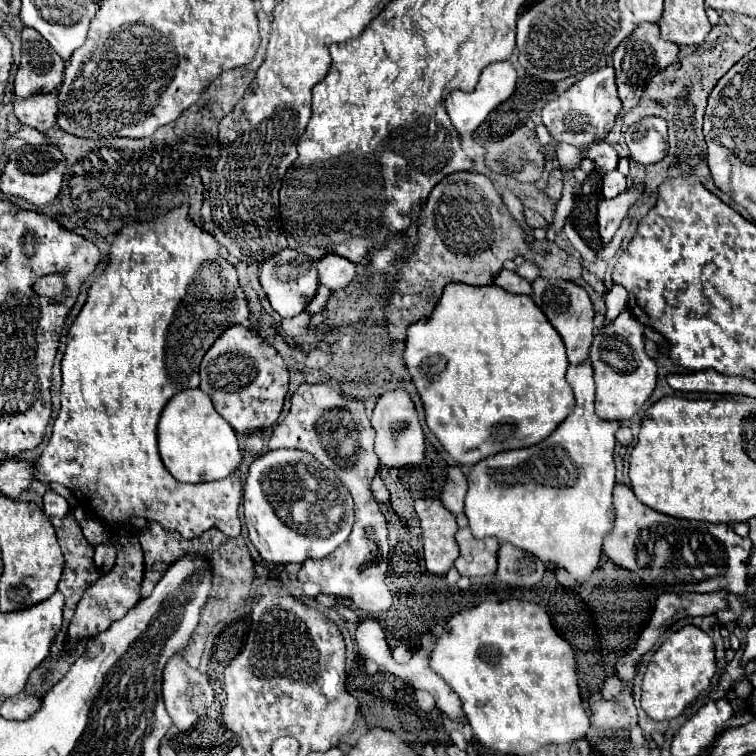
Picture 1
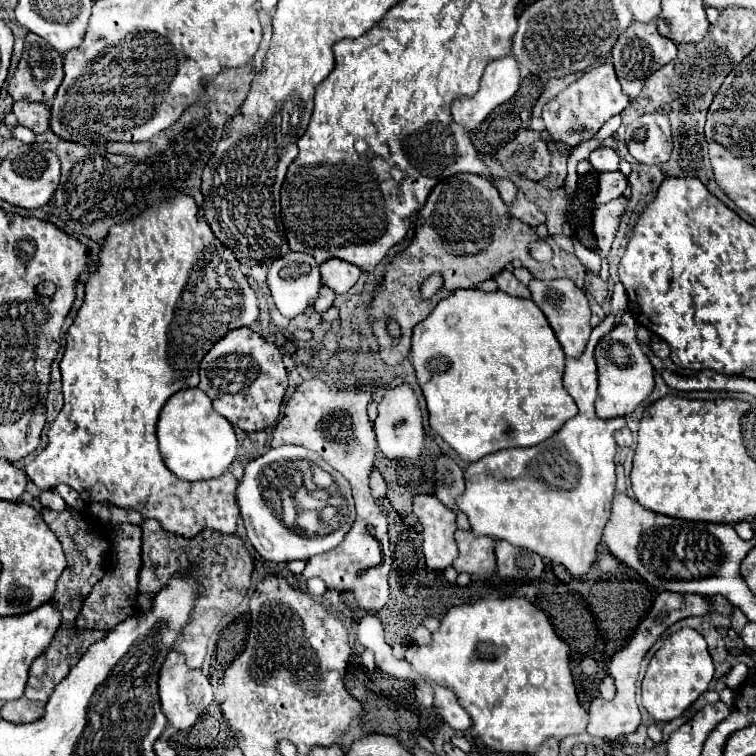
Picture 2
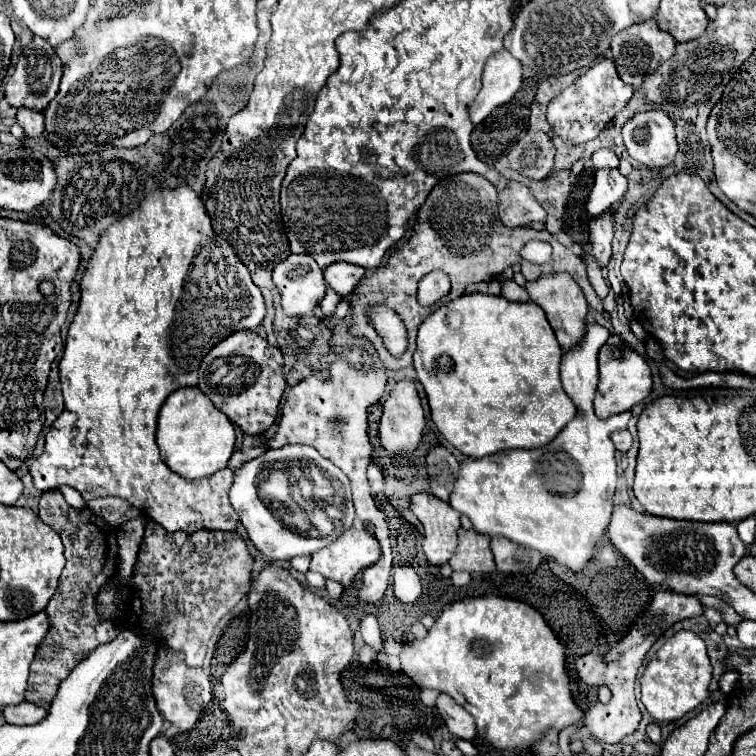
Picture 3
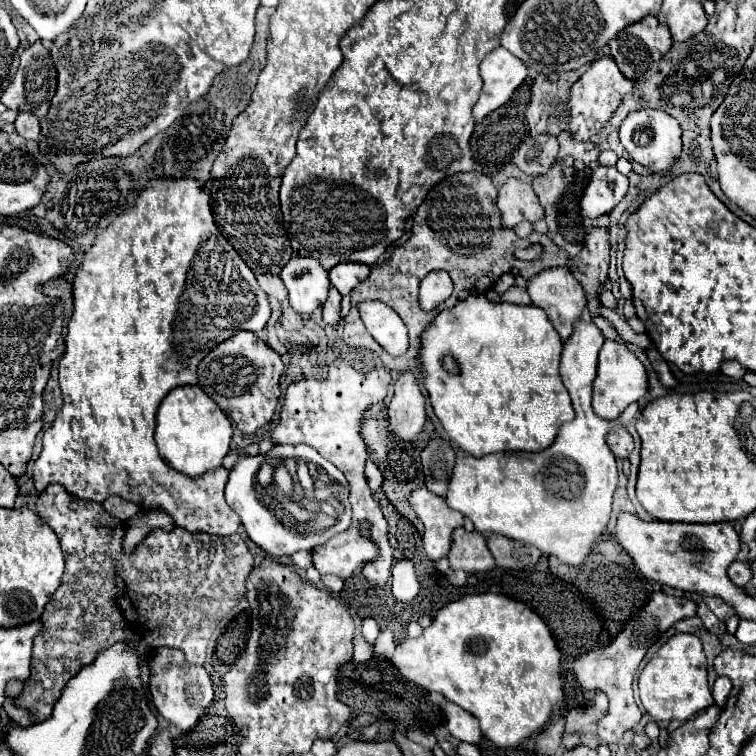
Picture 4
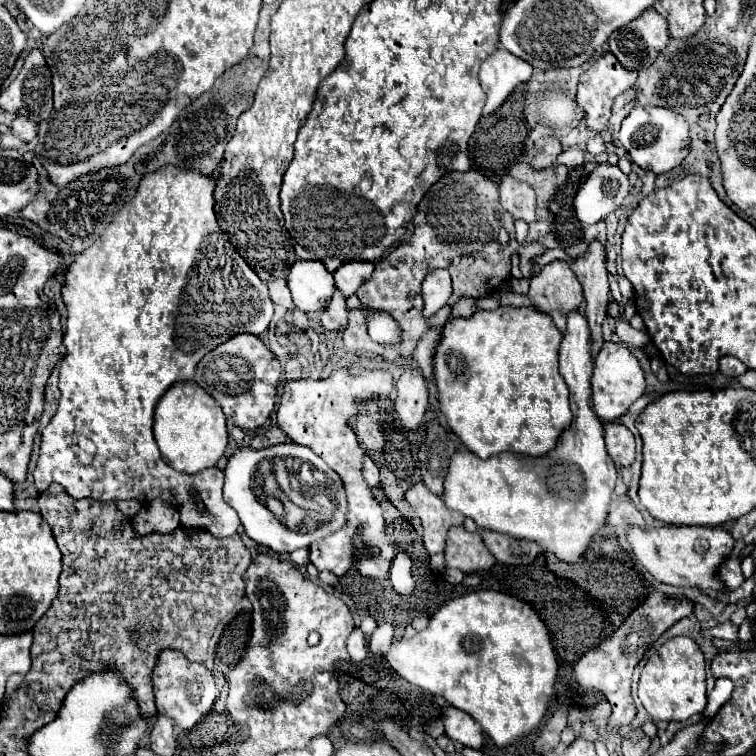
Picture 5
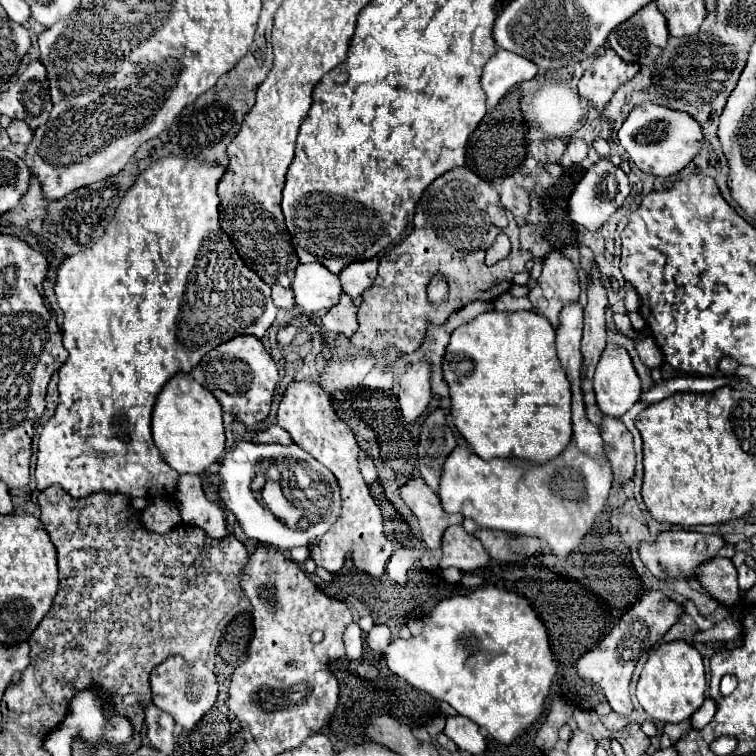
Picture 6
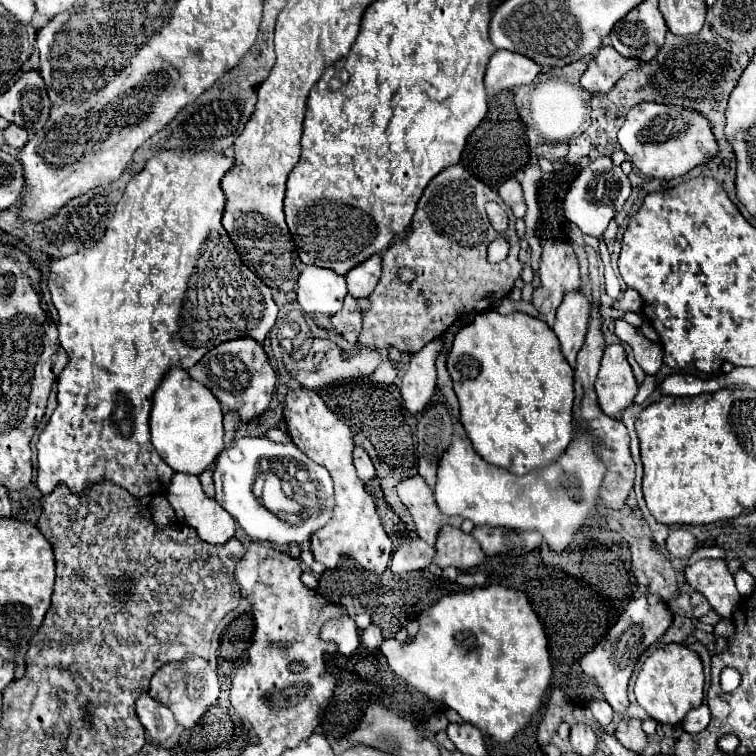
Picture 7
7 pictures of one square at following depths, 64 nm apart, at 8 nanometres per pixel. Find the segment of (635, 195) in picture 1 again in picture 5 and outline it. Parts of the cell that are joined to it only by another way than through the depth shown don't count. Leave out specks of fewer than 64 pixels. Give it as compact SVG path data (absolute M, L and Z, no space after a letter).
M592 240L588 244L588 250L586 254L578 256L578 258L569 257L565 251L561 248L555 248L547 250L544 254L534 259L534 264L540 267L545 266L553 260L564 260L568 262L568 266L572 268L572 272L576 274L576 278L580 280L582 288L584 288L584 300L586 300L586 318L588 318L588 326L592 330L592 354L596 356L598 350L602 348L602 322L606 318L606 304L608 304L608 270L606 270L606 250L604 250L604 244L600 240Z

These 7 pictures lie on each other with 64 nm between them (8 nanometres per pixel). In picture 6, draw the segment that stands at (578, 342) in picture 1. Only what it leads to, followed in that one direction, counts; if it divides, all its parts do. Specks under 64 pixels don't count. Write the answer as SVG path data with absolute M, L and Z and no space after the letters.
M560 250L550 252L542 266L542 276L528 296L534 310L546 316L556 328L564 304L578 302L580 296L580 280L574 264Z

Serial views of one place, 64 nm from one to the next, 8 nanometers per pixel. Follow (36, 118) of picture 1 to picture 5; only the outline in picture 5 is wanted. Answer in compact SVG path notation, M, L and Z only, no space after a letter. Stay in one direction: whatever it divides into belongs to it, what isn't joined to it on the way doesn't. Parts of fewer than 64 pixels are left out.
M16 116L10 128L12 128L14 136L24 142L32 142L38 136L38 124L32 120L26 120L26 116Z

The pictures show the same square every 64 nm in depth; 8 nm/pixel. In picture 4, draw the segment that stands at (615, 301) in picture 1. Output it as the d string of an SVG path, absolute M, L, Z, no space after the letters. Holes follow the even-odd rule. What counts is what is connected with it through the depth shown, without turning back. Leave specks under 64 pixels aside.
M582 320L576 322L572 338L564 344L560 376L572 398L576 418L560 428L552 446L536 454L498 452L484 458L458 456L446 494L448 506L470 518L478 532L502 534L532 544L574 568L584 562L610 520L618 472L616 458L606 444L606 434L616 426L626 426L638 412L638 404L632 404L616 420L602 420L594 414L590 404L592 384L602 344L602 330L594 322ZM570 472L578 472L578 476L570 478Z

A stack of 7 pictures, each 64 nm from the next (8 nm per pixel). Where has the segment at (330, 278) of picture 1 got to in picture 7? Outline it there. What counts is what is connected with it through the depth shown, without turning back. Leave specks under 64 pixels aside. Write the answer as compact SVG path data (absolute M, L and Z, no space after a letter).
M374 254L364 264L358 264L356 268L352 268L352 272L348 272L344 276L346 284L348 284L348 294L354 296L354 298L370 296L370 292L378 284L380 272L382 272L382 258L380 258L380 254Z

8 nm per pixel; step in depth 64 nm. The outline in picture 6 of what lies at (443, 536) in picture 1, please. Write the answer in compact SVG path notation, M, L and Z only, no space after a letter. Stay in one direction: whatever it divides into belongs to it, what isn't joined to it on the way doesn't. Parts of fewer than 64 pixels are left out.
M416 478L408 482L400 490L402 500L408 504L408 508L418 516L422 540L430 550L438 550L442 544L442 534L452 524L462 524L464 516L460 514L446 514L444 508L440 508L440 498L424 484L422 478Z

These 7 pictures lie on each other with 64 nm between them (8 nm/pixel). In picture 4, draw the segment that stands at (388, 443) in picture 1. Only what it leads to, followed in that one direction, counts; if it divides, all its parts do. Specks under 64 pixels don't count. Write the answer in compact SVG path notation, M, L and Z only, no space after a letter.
M402 374L394 384L394 396L388 404L388 430L410 442L426 422L424 396L414 374Z

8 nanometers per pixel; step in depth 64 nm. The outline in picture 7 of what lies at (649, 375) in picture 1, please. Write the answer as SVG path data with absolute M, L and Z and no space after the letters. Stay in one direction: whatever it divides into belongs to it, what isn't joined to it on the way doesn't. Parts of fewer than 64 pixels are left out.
M610 344L604 350L602 366L596 378L596 394L600 408L614 418L634 404L638 382L620 344Z

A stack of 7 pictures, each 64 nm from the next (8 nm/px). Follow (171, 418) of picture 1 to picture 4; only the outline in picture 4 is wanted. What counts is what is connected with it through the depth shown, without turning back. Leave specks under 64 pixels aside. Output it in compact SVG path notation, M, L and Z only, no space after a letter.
M178 386L160 404L156 415L156 444L160 456L188 476L202 476L222 466L230 450L232 424L226 414L198 386Z

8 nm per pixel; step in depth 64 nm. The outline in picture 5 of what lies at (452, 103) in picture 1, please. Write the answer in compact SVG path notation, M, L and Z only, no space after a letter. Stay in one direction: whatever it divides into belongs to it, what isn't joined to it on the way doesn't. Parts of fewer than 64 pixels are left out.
M498 48L492 52L492 56L488 56L482 66L480 66L480 82L482 82L482 88L486 92L486 102L484 102L484 110L482 110L482 116L488 116L492 114L508 96L510 92L522 84L522 82L528 82L532 76L532 66L528 62L524 62L522 58L510 54L508 50L504 48Z

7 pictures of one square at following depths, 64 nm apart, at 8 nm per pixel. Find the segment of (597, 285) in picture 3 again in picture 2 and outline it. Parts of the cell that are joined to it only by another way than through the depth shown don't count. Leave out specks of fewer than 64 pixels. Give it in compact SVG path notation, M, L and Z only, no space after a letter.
M570 236L570 238L572 238L572 242L574 242L574 254L582 260L582 264L586 266L586 270L598 274L598 270L600 270L600 260L602 260L602 258L600 258L594 250L588 250L586 246L582 246L582 244L578 242L578 238L574 238L574 236Z

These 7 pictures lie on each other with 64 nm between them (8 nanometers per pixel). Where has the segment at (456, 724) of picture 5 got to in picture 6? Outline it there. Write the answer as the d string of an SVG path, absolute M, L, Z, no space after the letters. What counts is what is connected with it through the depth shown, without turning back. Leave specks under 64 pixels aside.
M448 716L444 734L468 754L482 754L486 750L486 742L478 730L478 724L474 724L466 716Z

